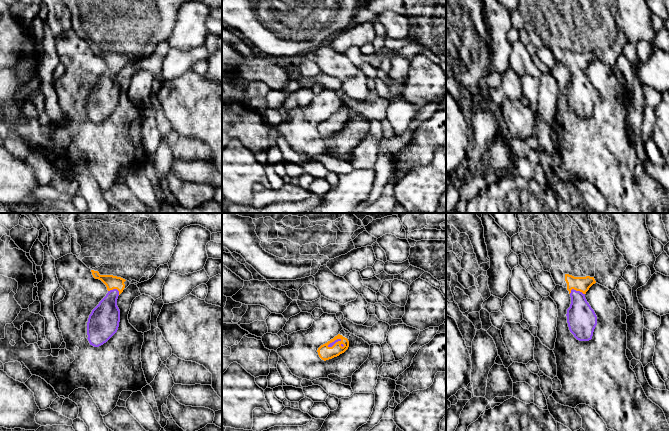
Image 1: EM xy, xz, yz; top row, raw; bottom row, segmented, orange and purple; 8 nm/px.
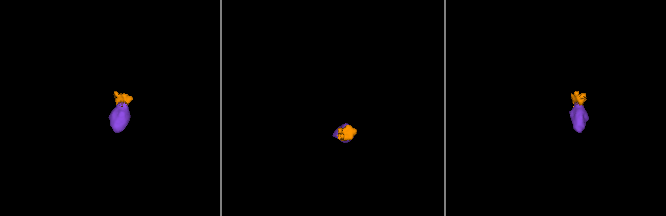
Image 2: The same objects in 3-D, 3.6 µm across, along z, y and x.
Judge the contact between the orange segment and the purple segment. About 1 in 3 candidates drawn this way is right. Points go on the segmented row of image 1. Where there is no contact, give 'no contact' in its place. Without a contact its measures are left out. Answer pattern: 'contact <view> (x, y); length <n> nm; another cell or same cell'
contact yz (576, 290); length 130 nm; same cell

